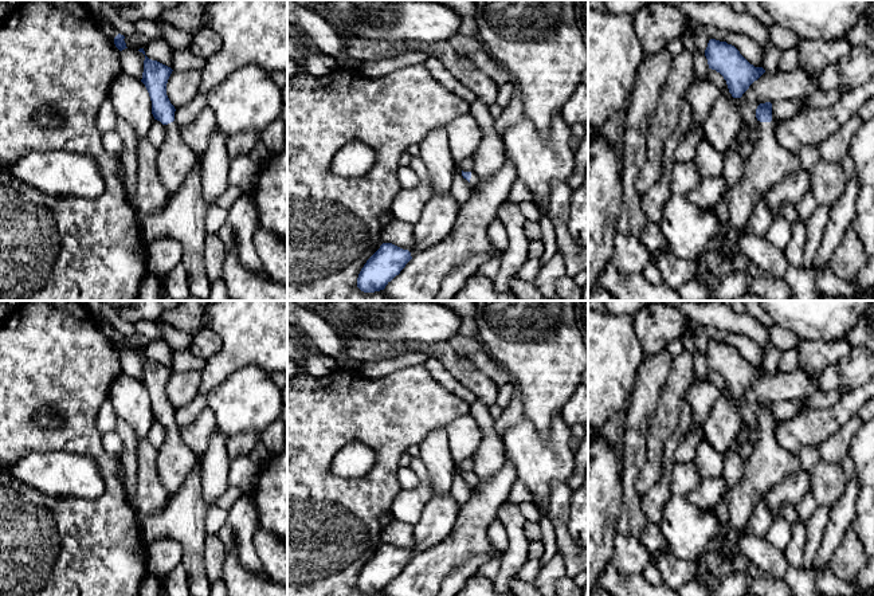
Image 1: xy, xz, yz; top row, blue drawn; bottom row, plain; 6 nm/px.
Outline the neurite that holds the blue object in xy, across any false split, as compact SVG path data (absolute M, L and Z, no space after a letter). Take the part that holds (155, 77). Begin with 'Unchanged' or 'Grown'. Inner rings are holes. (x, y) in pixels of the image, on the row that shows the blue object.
Grown. M145 55L141 82L145 85L154 119L165 126L165 141L157 149L156 166L160 183L173 197L187 176L199 165L199 157L185 145L175 122L175 106L166 95L172 68Z

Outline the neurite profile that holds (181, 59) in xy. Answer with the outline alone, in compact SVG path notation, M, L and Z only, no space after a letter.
M173 48L172 70L175 71L179 71L179 70L203 71L204 66L205 66L204 58L193 55L189 50Z

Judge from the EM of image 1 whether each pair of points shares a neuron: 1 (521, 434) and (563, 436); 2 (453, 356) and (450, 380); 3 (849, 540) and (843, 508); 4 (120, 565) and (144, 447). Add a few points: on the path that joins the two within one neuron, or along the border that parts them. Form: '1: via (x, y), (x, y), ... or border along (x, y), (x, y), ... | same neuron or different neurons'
1: via (532, 444), (536, 449), (552, 447) | same neuron
2: border along (428, 356), (438, 360), (475, 393) | different neurons
3: border along (851, 525), (846, 529), (833, 556) | different neurons
4: border along (129, 501), (138, 516) | different neurons

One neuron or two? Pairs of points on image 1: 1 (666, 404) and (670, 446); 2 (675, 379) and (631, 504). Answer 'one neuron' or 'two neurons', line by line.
1: two neurons
2: two neurons

